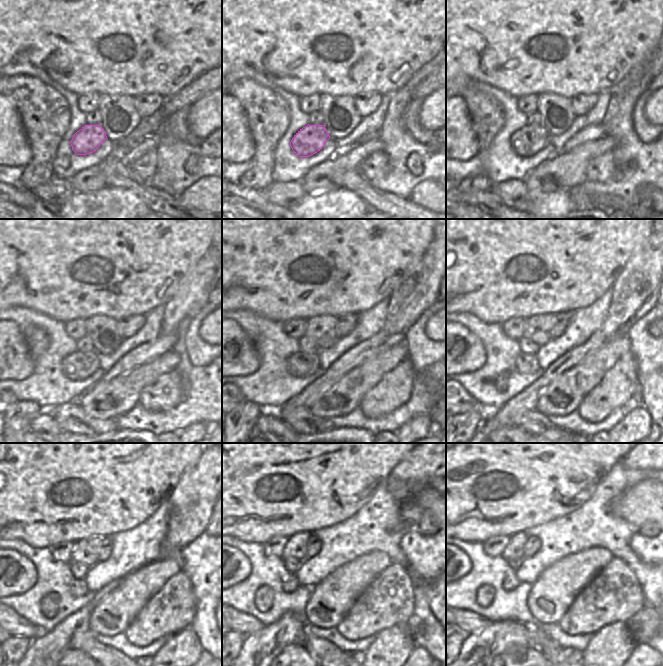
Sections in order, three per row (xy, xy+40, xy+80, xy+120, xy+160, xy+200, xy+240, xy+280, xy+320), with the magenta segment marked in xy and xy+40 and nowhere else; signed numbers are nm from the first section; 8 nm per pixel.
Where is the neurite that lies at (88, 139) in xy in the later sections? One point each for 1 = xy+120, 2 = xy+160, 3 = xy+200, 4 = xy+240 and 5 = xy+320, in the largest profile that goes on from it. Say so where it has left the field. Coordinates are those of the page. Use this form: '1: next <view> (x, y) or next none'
1: next xy+120 (77, 366)
2: next xy+160 (301, 364)
3: next xy+200 (526, 364)
4: next xy+240 (78, 587)
5: next xy+320 (510, 582)

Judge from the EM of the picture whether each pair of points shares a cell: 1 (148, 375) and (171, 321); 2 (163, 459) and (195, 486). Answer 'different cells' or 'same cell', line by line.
1: different cells
2: different cells

